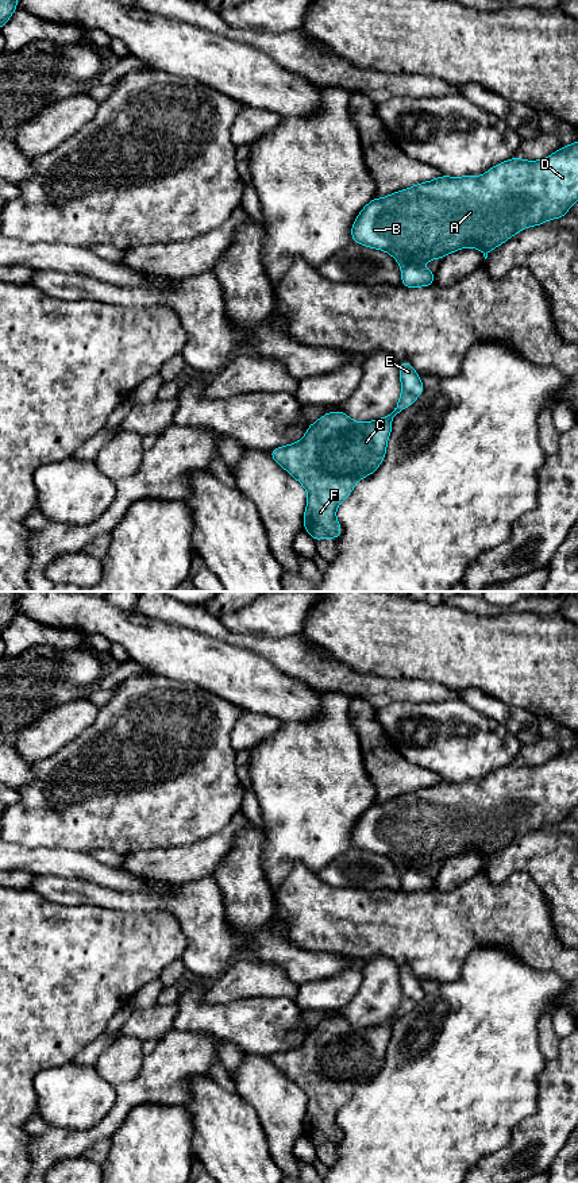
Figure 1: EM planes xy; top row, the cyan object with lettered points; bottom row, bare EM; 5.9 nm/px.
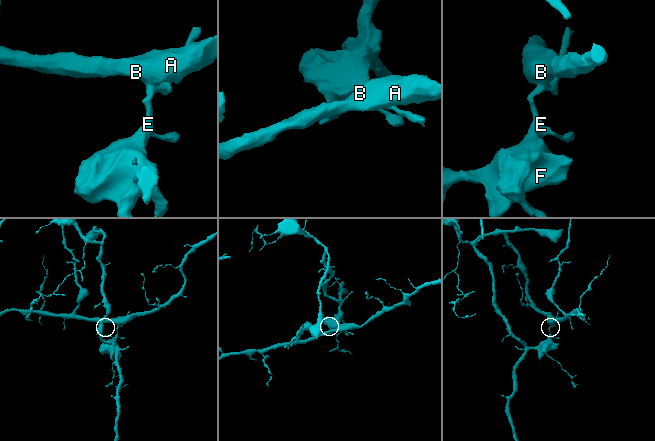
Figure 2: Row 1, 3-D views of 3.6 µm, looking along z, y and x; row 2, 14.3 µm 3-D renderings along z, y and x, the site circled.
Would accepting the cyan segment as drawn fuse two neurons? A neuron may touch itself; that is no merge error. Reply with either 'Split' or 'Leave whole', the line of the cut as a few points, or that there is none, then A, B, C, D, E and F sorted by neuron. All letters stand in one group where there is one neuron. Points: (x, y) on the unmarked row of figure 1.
Split. Split along xy (417, 867), (407, 867), (401, 871). Groups: A B D / C E F

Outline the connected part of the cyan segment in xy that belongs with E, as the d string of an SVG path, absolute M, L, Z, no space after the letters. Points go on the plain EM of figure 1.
M408 966L400 968L400 984L401 1002L390 1020L359 1028L351 1025L344 1017L334 1016L311 1029L300 1047L269 1056L270 1061L308 1097L304 1134L315 1147L324 1142L336 1145L342 1140L343 1134L335 1121L339 1109L350 1101L359 1084L373 1079L381 1071L393 1022L412 1010L424 997L420 980Z

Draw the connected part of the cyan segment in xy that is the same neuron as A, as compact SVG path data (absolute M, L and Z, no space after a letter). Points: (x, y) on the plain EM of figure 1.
M578 745L540 766L513 762L490 772L483 781L443 779L386 802L374 802L362 813L351 831L351 843L358 849L389 858L401 871L444 863L465 852L478 853L486 864L492 853L501 851L524 833L566 821L575 806L578 806Z

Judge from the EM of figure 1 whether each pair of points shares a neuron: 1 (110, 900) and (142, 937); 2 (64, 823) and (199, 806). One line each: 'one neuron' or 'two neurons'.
1: two neurons
2: one neuron

